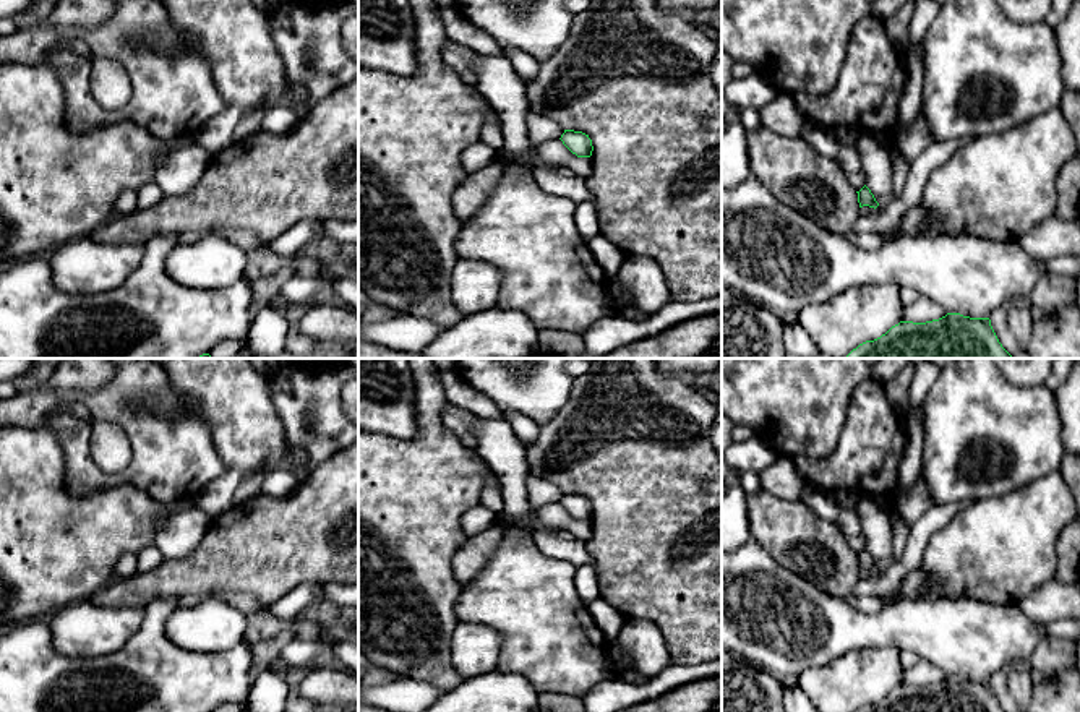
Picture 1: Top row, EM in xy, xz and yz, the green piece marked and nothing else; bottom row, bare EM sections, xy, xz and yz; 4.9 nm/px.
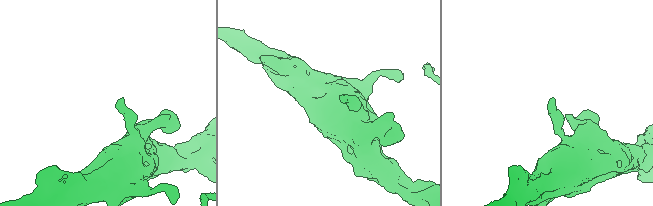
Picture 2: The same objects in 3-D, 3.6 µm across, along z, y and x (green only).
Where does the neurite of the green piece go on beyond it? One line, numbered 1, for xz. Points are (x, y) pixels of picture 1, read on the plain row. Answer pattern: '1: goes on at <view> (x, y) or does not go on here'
1: does not go on here

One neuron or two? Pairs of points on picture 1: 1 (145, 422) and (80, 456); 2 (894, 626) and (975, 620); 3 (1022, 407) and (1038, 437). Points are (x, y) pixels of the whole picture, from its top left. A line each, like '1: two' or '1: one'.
1: one
2: one
3: one

